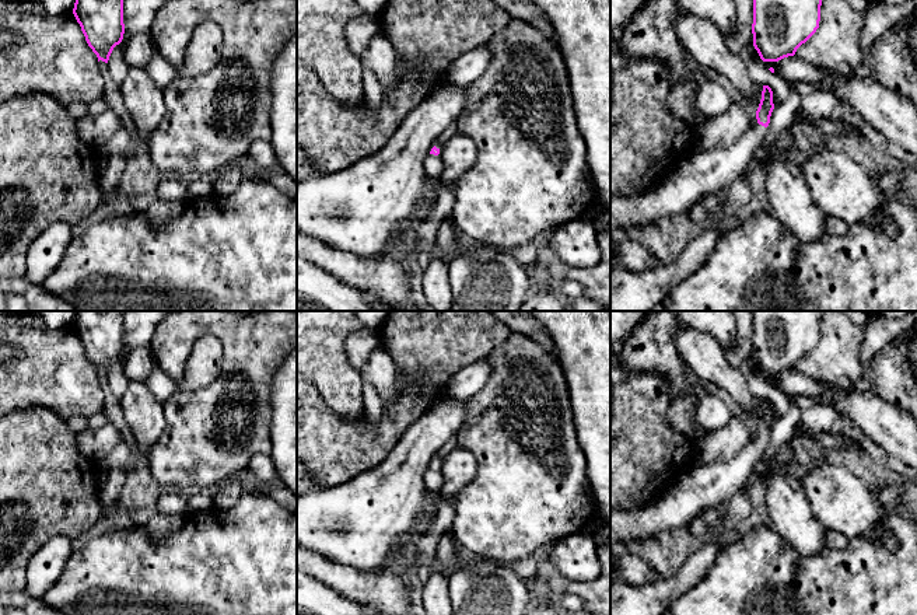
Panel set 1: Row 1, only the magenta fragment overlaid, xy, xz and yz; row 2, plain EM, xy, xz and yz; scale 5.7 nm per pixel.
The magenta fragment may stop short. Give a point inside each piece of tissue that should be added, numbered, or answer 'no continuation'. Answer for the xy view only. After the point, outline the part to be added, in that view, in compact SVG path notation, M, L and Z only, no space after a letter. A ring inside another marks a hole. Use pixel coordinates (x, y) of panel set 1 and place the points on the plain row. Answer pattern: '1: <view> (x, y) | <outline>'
no continuation

